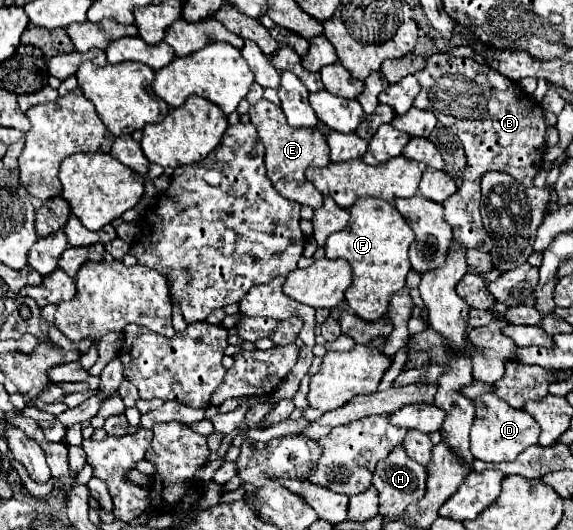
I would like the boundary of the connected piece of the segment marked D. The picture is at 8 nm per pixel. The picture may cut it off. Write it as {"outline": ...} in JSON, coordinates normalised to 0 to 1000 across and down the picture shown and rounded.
{"outline":[[[860,742],[832,745],[829,772],[832,772],[832,783],[822,809],[822,851],[829,866],[857,870],[857,874],[895,870],[909,851],[916,851],[927,840],[937,840],[937,828],[941,828],[937,794],[923,787],[923,779],[916,779],[913,772],[895,772]]]}

